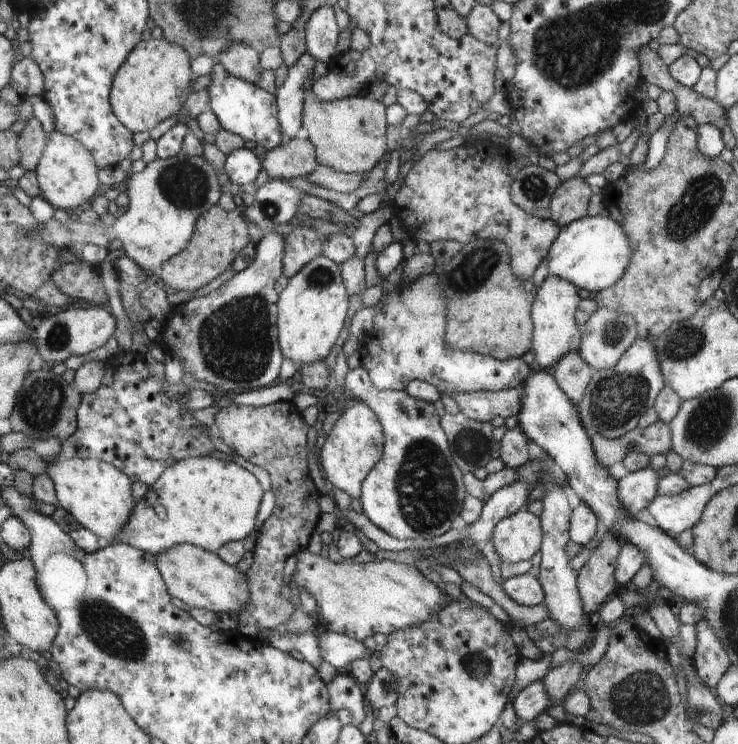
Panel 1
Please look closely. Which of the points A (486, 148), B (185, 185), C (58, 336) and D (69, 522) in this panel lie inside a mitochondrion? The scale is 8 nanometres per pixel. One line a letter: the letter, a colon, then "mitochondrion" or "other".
A: other
B: mitochondrion
C: mitochondrion
D: other

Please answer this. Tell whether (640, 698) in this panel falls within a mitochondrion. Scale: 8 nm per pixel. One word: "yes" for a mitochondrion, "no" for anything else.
yes

